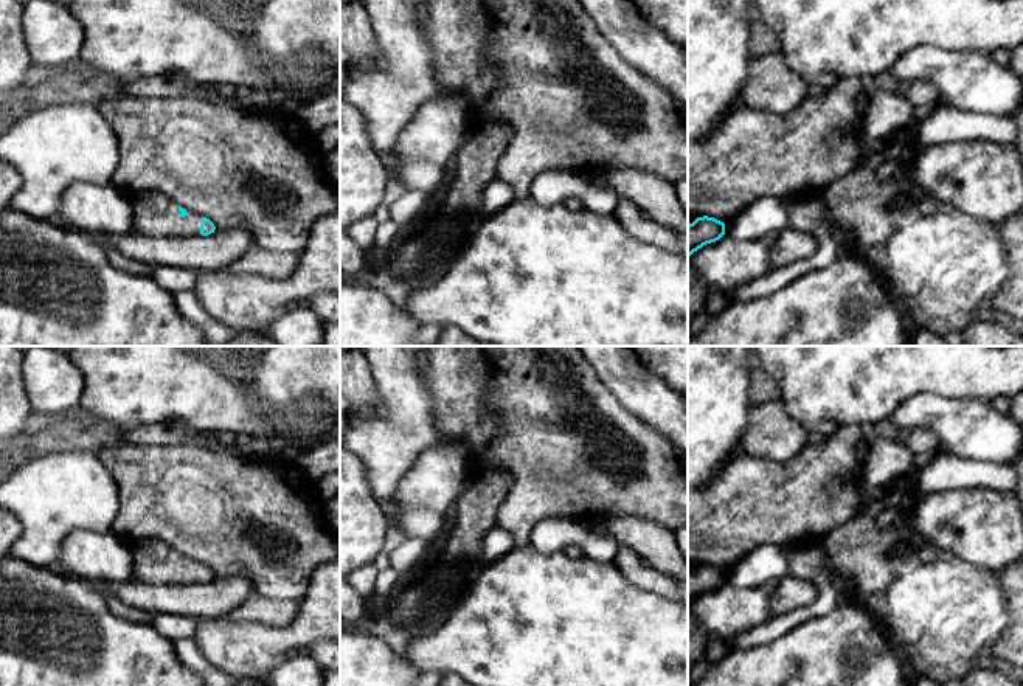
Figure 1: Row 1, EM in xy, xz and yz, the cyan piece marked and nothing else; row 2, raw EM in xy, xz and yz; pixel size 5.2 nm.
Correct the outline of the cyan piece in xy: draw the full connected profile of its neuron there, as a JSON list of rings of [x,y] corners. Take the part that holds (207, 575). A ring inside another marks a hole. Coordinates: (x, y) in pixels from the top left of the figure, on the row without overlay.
[[[143,539],[129,543],[134,554],[132,579],[149,585],[202,585],[214,580],[214,571],[185,557],[166,542]]]

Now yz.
[[[697,565],[688,573],[688,605],[706,591],[719,588],[725,582],[725,571],[714,565]]]

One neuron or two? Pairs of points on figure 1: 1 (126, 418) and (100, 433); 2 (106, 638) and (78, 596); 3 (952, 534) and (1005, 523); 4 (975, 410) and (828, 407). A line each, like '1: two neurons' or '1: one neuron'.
1: two neurons
2: one neuron
3: one neuron
4: two neurons

